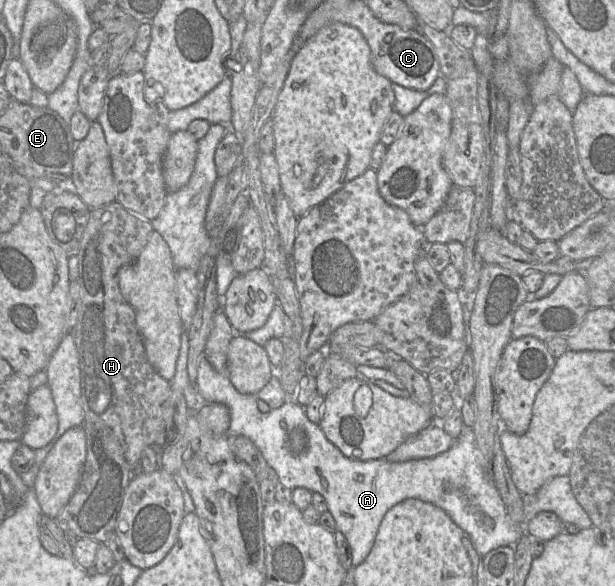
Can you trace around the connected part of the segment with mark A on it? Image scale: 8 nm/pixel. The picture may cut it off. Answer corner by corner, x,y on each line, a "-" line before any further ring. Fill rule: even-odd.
204,354
198,358
196,388
204,402
223,403
228,407
228,439
238,436
249,438
269,467
274,469
283,486
291,490
303,487
325,498
336,529
346,537
351,547
353,568
369,555
386,512
409,498
432,503
444,510
469,536
482,557
500,546
514,546
526,534
528,522
541,511
554,512
564,524
576,524
581,530
593,525
575,498
568,475
549,479
533,495
522,495
525,529
513,524
490,473
488,460
477,446
473,428
464,425
463,421
461,434
453,445
434,457
404,462
390,462
385,458
361,461
344,456
325,437
319,425
307,418
305,408
293,399
269,413
261,413
257,407
257,394
238,392
228,375
217,372
-
486,519
494,521
491,531
485,530

